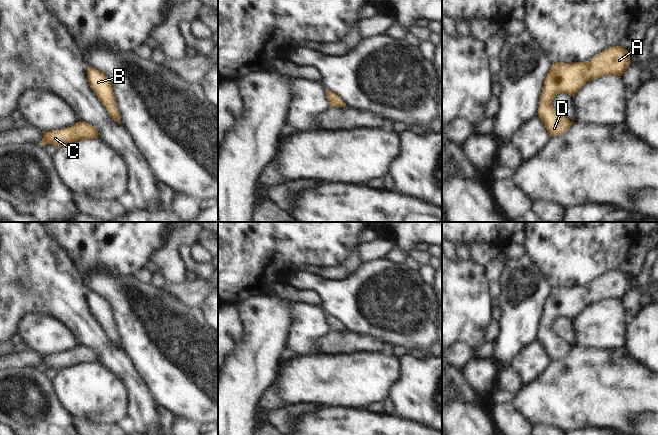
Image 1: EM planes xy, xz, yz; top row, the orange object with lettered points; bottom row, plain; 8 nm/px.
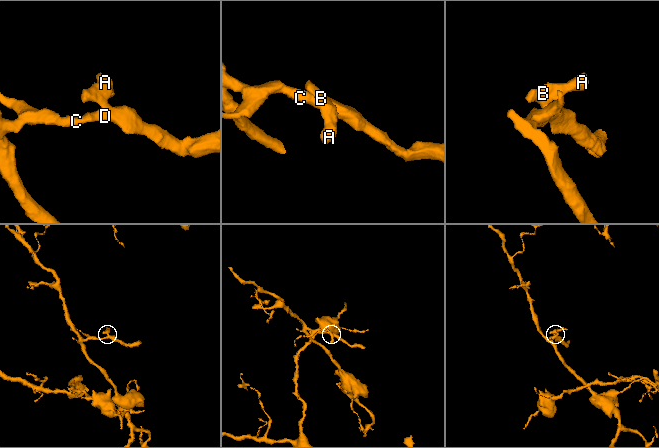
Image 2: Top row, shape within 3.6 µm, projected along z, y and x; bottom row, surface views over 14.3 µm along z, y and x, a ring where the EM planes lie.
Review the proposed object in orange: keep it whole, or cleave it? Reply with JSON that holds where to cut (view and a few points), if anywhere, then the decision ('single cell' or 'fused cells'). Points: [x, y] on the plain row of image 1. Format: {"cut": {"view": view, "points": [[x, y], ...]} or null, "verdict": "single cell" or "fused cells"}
{"cut": null, "verdict": "single cell"}

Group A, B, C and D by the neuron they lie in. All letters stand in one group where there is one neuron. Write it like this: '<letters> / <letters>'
A B C D

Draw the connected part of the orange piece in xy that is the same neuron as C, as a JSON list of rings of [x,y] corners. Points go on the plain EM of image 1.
[[[79,345],[76,349],[63,354],[43,356],[43,362],[39,367],[43,370],[52,368],[59,373],[65,368],[93,362],[98,362],[98,354],[87,346]]]

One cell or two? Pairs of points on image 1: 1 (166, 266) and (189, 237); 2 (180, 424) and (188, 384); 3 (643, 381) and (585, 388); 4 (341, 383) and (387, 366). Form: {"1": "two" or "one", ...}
{"1": "one", "2": "two", "3": "one", "4": "one"}

